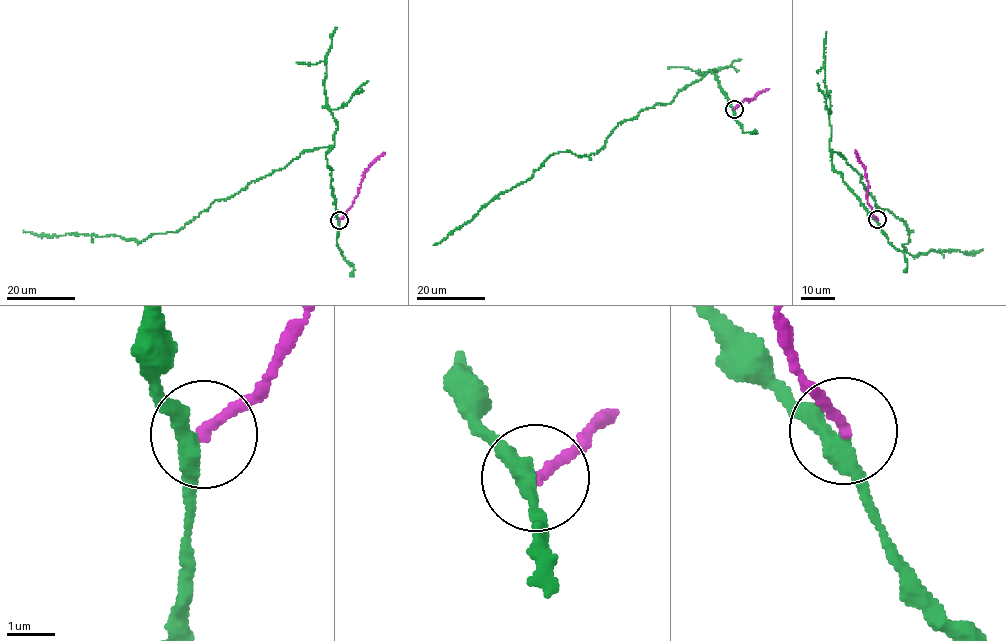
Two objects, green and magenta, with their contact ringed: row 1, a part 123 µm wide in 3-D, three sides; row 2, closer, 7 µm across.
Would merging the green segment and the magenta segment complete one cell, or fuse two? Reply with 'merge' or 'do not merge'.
do not merge

